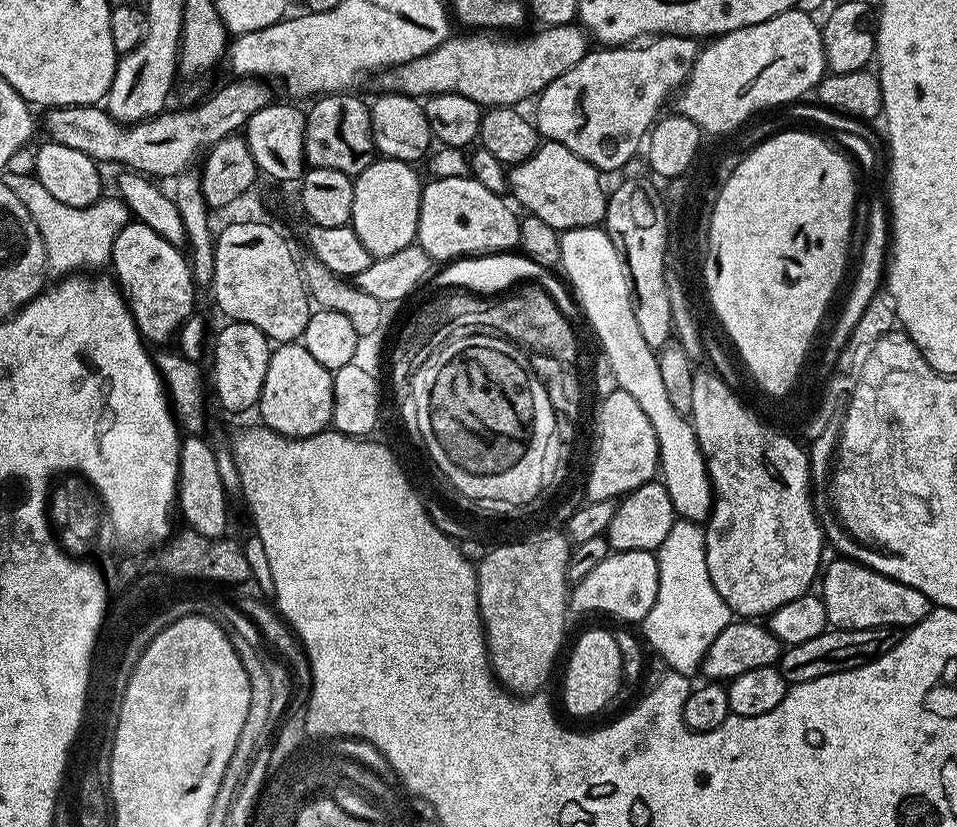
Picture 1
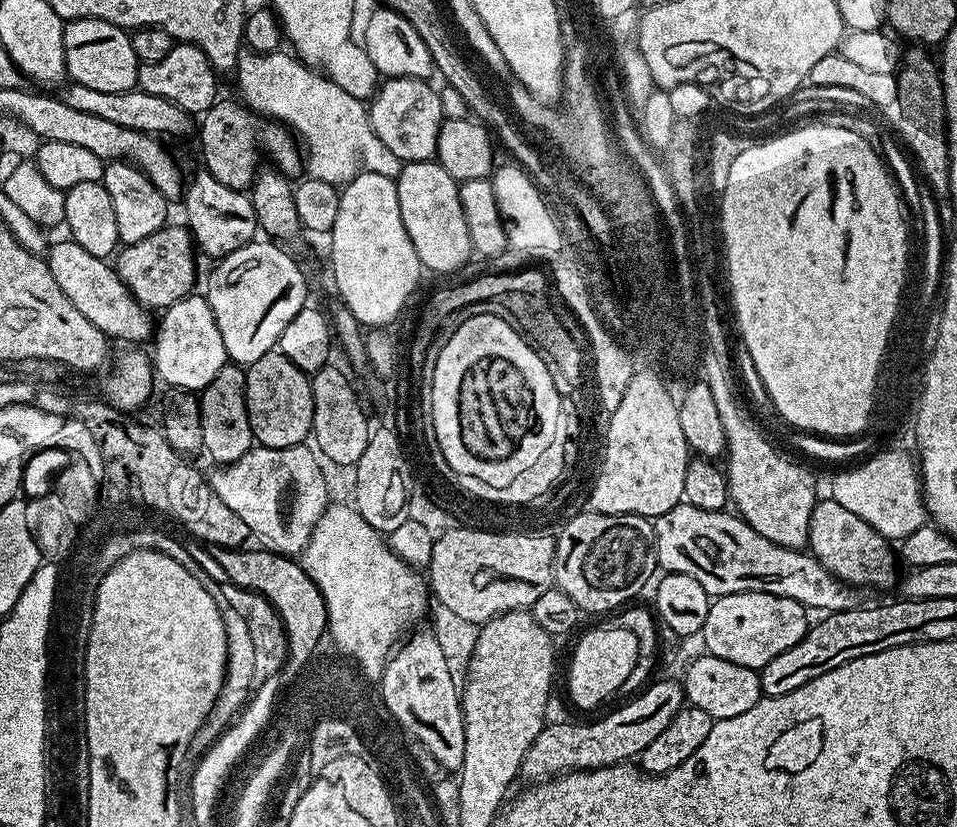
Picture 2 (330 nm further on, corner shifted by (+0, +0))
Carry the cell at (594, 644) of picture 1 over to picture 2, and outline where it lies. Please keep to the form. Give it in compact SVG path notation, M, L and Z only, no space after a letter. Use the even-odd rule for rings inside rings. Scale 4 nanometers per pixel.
M592 628L576 644L572 652L572 665L568 668L568 696L580 708L596 708L603 700L619 693L622 682L626 682L630 670L638 662L638 638L630 630Z

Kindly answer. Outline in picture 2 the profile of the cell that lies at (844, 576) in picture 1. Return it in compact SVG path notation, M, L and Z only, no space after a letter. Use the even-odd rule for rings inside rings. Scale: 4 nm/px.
M817 499L810 514L807 547L816 560L830 570L830 574L837 576L842 583L852 585L853 589L897 587L898 556L893 545L885 536L878 534L874 526L862 522L862 518L846 510L846 506L838 506L834 499Z

